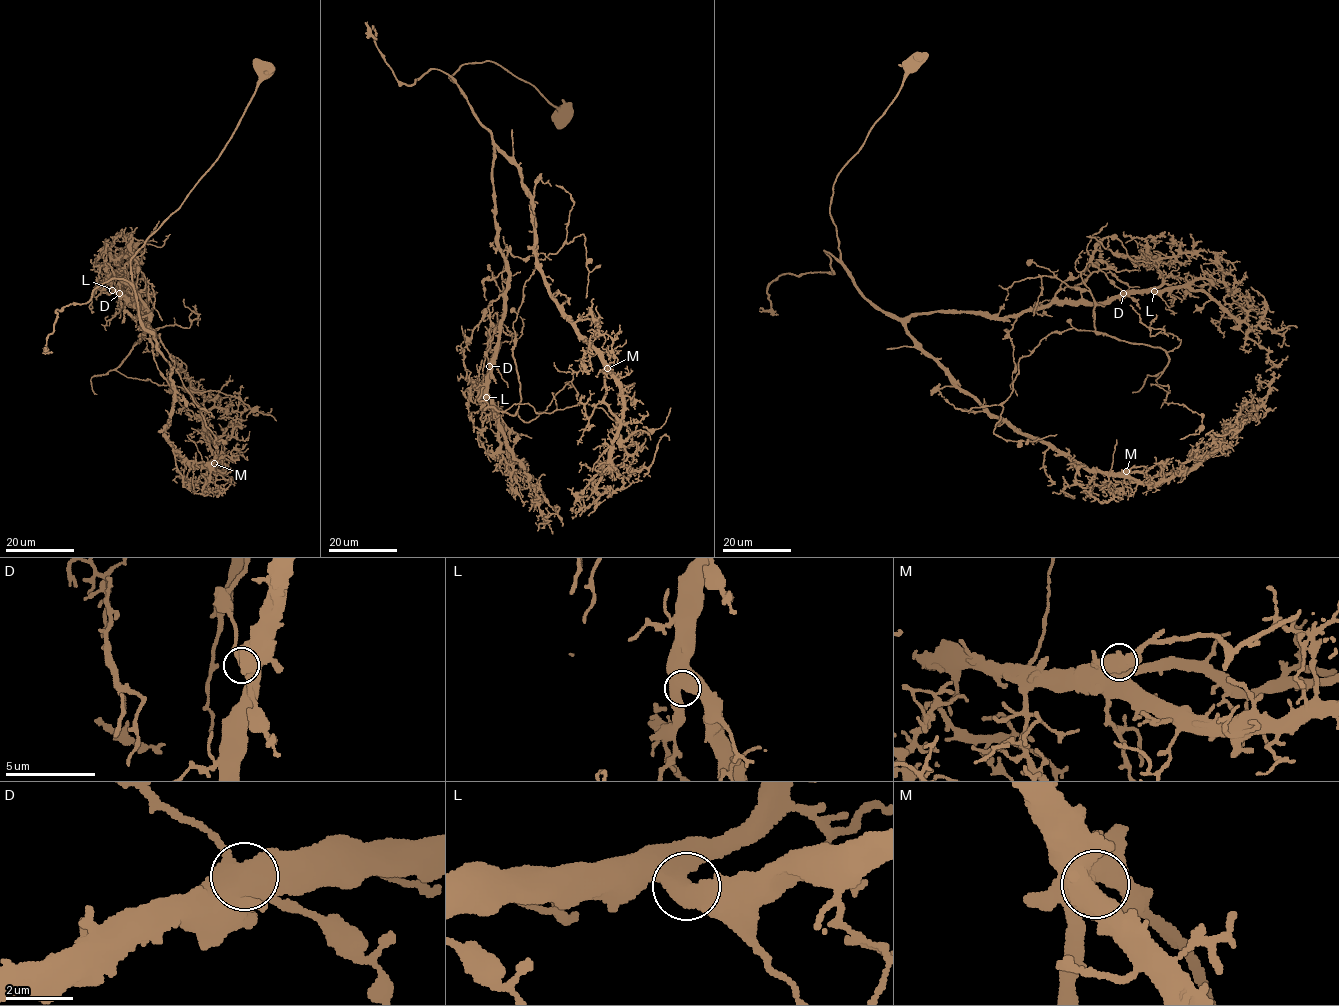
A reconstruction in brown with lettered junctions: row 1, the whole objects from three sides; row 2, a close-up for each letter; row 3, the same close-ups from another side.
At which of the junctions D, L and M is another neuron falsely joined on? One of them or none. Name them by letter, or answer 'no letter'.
D

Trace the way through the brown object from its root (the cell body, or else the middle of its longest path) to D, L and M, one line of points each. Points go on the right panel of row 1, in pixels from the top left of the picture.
D: (912, 65), (834, 183), (829, 213), (854, 286), (902, 318), (1008, 317), (1123, 293)
L: (912, 65), (834, 183), (829, 213), (841, 264), (870, 302), (890, 317), (1008, 317), (1154, 291)
M: (912, 65), (834, 183), (829, 213), (841, 264), (854, 286), (991, 414), (1088, 469), (1126, 471)

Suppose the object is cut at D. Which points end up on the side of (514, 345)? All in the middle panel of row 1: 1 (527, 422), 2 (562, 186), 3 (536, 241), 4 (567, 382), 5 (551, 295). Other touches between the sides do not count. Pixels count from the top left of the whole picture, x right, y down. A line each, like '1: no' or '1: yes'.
1: yes
2: yes
3: no
4: yes
5: no

